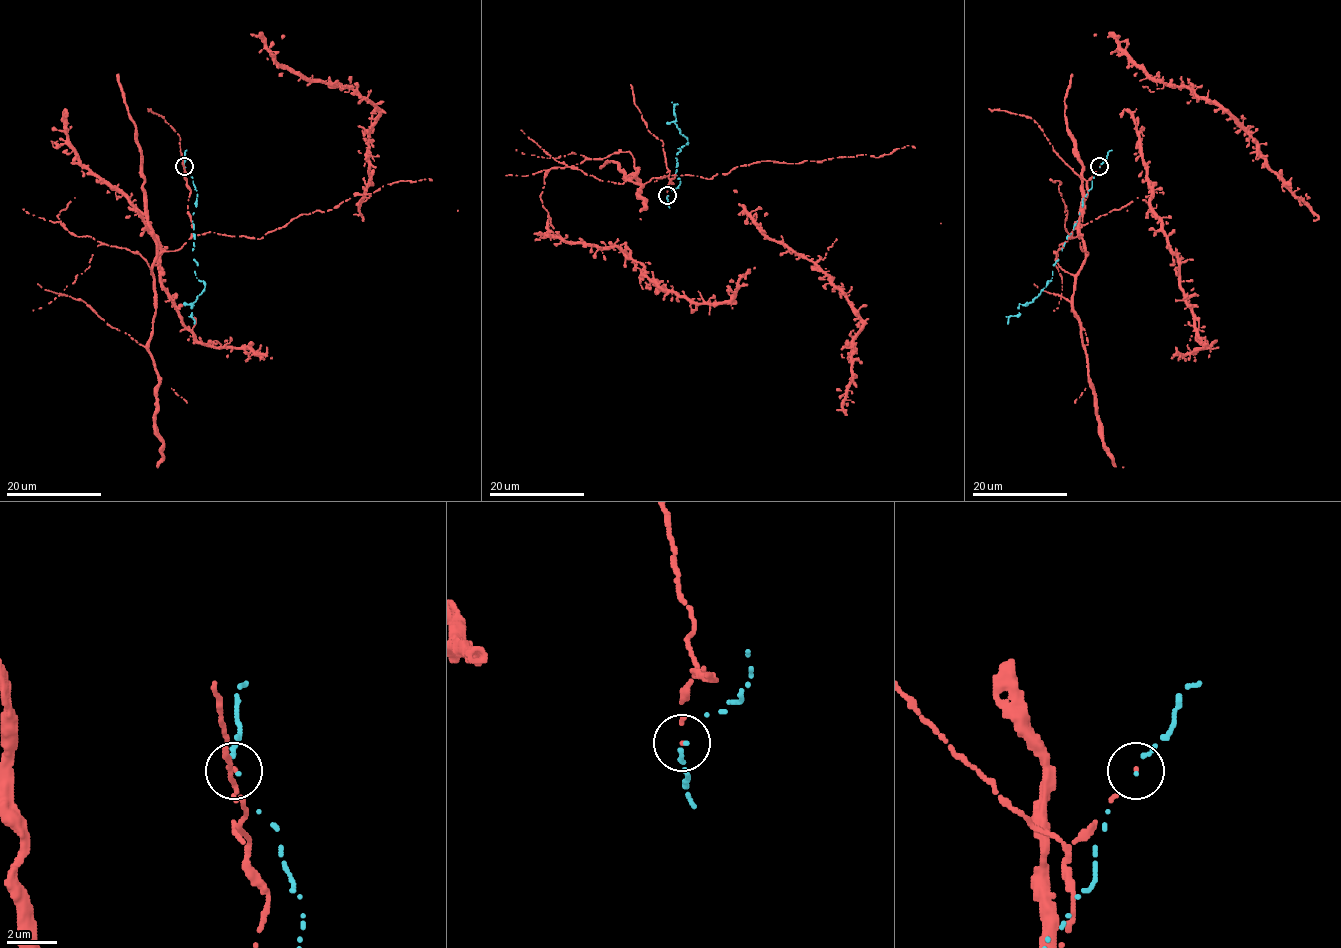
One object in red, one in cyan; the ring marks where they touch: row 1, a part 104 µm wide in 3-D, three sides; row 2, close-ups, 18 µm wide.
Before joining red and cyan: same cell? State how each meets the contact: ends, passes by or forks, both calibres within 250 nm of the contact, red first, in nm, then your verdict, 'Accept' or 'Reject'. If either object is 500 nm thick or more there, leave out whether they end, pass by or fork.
At the ring red ends. At the ring cyan ends. Thickness 90 nm (red) against 140 nm. Reject

